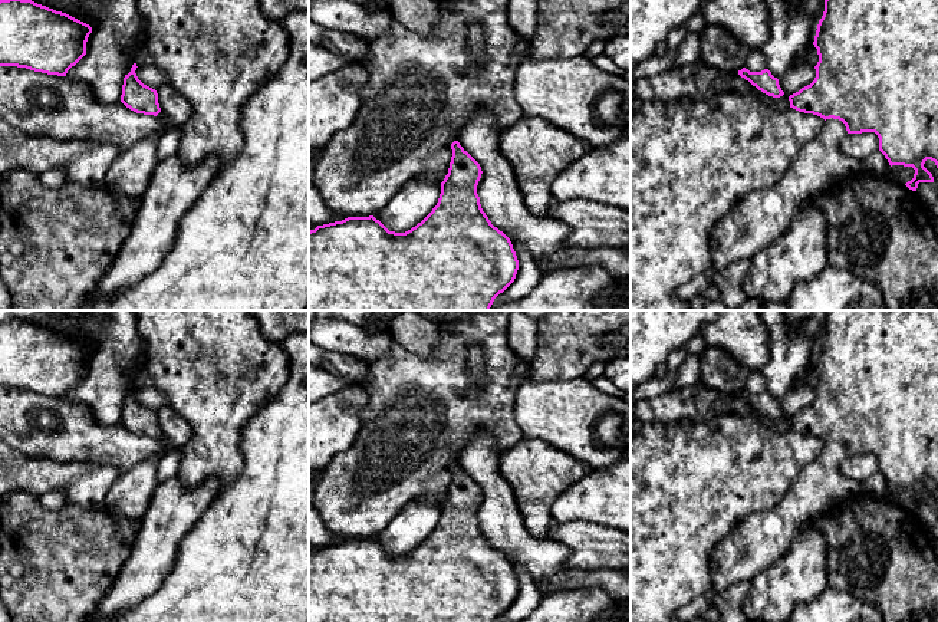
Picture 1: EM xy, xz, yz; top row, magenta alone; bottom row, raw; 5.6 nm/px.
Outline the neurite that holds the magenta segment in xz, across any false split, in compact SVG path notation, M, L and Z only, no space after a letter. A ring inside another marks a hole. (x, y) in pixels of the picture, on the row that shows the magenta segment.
M458 141L451 144L452 157L448 174L441 182L441 194L432 211L415 227L405 233L389 231L373 215L348 217L317 226L309 231L309 310L490 310L494 299L503 293L516 279L519 260L510 238L491 224L481 208L477 185L481 178L480 164L460 145Z

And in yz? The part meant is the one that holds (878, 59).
M825 0L813 45L819 55L816 78L790 95L789 101L790 108L817 115L825 119L825 125L817 136L799 151L779 184L753 190L712 227L711 267L718 271L734 261L753 260L787 230L802 201L830 190L862 170L859 159L840 149L848 134L875 132L879 151L891 167L915 170L914 178L905 184L909 190L916 191L919 182L934 182L924 164L931 159L938 168L938 0Z

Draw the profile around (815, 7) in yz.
M789 0L791 3L797 3L802 10L814 17L819 24L819 20L825 11L825 0Z

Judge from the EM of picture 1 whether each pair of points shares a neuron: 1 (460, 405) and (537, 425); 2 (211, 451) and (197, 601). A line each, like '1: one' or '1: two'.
1: two
2: two

